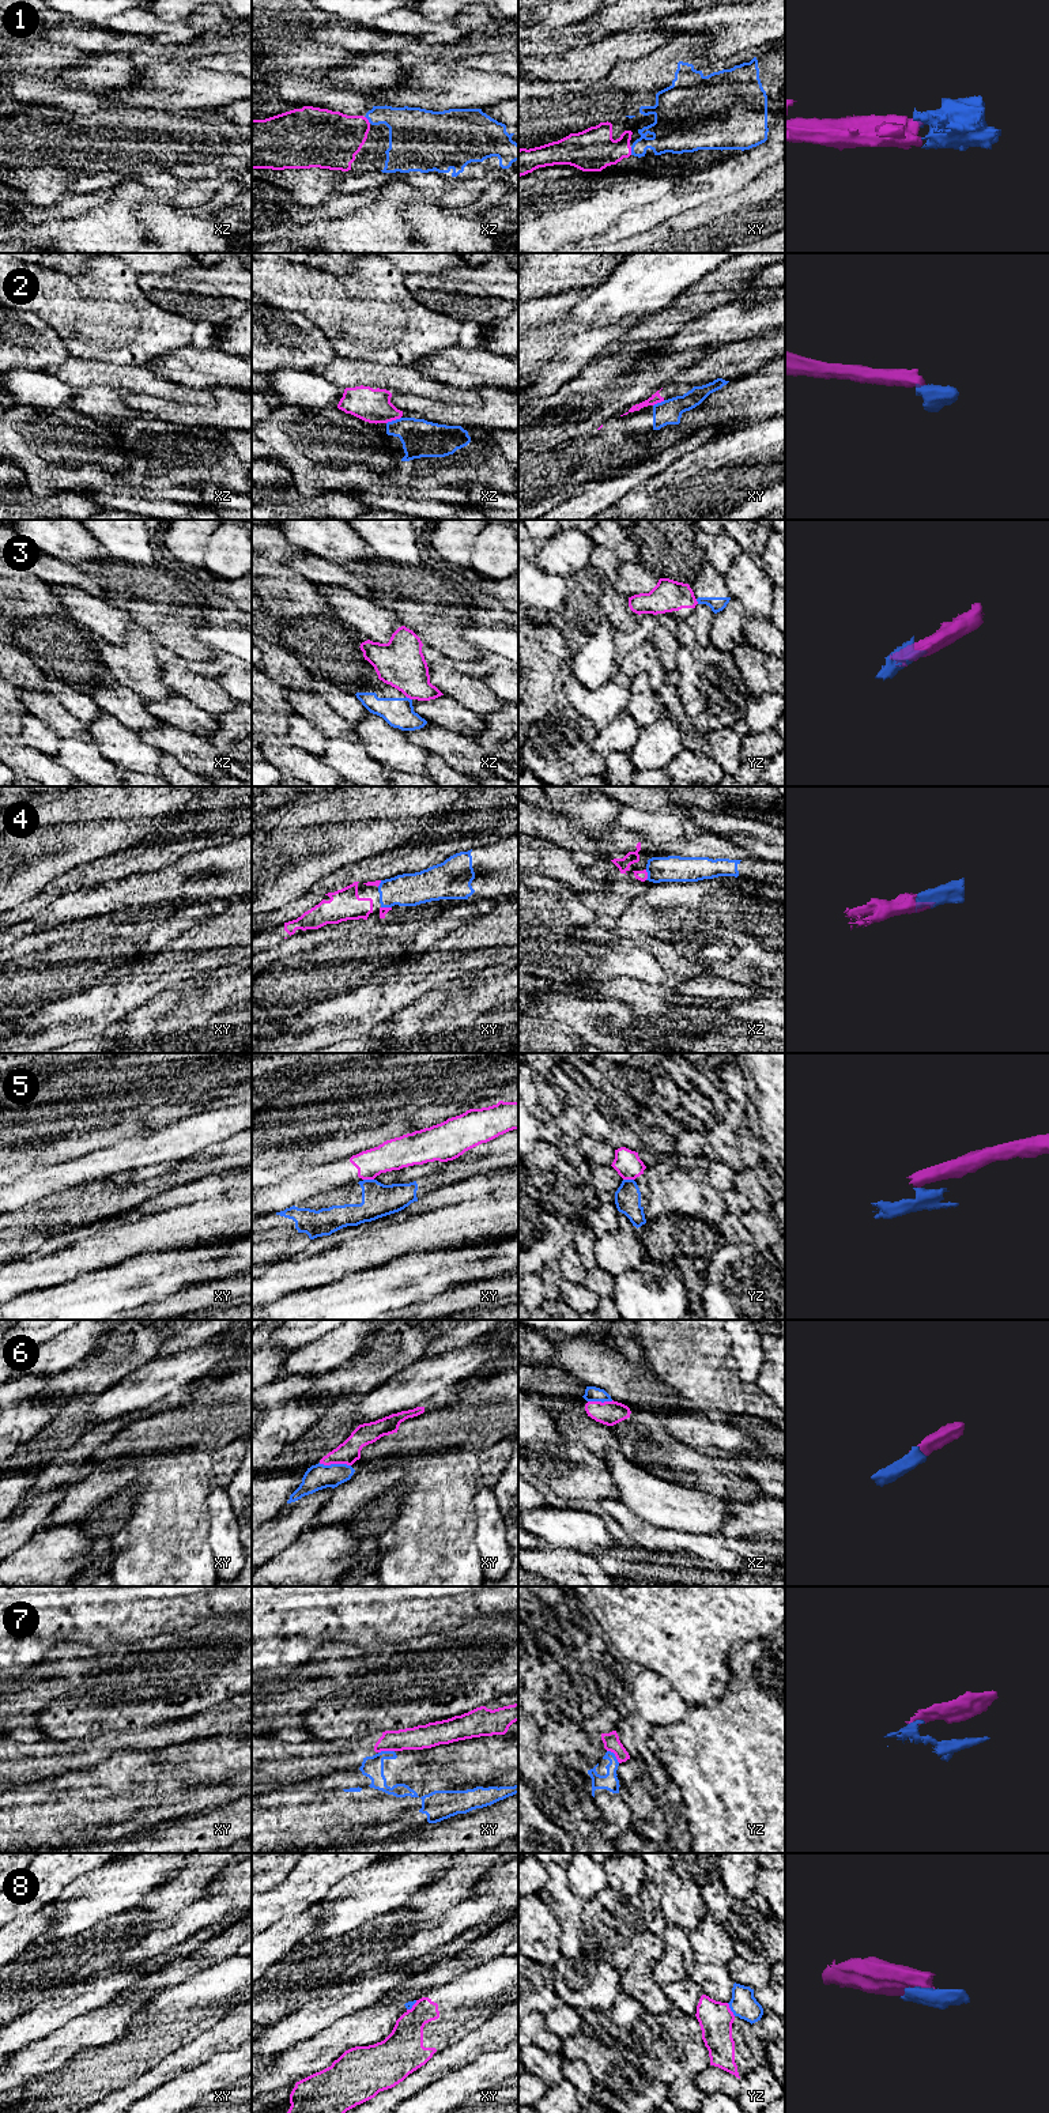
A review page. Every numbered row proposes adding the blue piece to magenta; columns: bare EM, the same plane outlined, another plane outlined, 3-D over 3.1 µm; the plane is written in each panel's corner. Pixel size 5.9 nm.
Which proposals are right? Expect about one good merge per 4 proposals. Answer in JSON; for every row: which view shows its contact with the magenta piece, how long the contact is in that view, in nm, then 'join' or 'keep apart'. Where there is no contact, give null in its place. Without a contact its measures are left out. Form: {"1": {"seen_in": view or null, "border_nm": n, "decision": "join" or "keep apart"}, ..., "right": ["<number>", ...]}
{"1": {"seen_in": "xy", "border_nm": 50, "decision": "join"}, "2": {"seen_in": "xz", "border_nm": 100, "decision": "keep apart"}, "3": {"seen_in": "xz", "border_nm": 50, "decision": "keep apart"}, "4": {"seen_in": "xz", "border_nm": 60, "decision": "join"}, "5": {"seen_in": "xy", "border_nm": 60, "decision": "keep apart"}, "6": {"seen_in": "xy", "border_nm": 190, "decision": "join"}, "7": {"seen_in": "yz", "border_nm": 110, "decision": "keep apart"}, "8": {"seen_in": "yz", "border_nm": 90, "decision": "keep apart"}, "right": ["1", "4", "6"]}

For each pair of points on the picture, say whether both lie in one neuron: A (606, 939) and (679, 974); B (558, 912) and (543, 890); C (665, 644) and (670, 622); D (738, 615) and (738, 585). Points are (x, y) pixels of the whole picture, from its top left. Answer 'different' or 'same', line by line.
A: same
B: same
C: same
D: different

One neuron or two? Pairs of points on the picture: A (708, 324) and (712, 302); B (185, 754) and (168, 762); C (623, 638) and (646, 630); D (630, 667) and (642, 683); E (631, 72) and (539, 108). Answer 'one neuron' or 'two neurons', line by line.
A: two neurons
B: two neurons
C: one neuron
D: two neurons
E: one neuron

